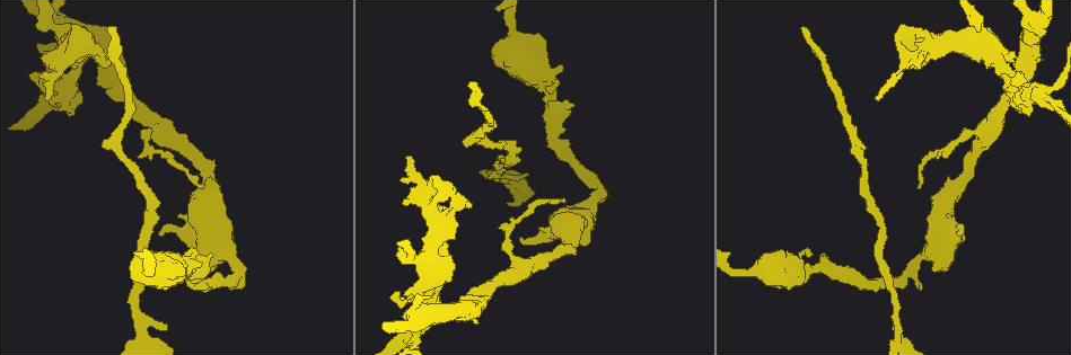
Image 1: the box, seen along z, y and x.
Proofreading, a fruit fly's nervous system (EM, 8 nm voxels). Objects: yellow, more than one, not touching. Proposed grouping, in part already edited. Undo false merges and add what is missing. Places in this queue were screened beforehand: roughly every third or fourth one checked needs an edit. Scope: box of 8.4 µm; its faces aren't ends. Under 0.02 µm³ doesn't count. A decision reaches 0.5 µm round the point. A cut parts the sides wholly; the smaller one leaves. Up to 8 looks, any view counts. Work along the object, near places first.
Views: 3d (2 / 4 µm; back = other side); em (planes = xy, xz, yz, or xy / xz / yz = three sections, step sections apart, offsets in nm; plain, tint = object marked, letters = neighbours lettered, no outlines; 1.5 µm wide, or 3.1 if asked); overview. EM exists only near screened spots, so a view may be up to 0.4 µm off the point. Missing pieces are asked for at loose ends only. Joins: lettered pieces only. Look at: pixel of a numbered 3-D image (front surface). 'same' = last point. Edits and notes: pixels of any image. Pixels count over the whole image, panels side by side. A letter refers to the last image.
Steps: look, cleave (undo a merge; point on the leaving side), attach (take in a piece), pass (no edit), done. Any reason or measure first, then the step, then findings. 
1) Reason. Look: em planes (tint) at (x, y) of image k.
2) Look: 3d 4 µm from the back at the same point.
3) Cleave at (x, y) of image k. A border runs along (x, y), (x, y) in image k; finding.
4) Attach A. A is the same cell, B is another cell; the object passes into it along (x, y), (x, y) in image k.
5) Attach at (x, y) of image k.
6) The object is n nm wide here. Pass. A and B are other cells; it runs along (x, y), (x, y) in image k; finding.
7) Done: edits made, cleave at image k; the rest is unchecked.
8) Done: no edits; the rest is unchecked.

Four-way junction. Look: 3d 4 µm at (77, 75) of image 1.

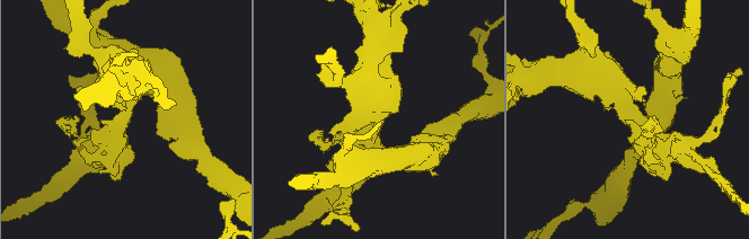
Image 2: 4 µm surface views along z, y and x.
4 arms meet here. Look: em xy step 4 (tint) at (633, 118) of image 2.

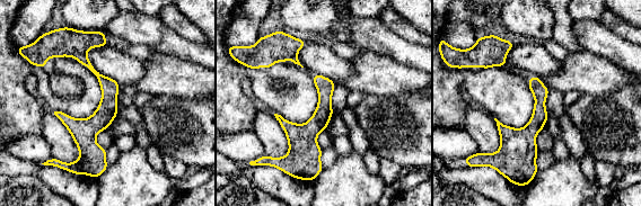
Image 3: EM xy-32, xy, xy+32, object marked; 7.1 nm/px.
Another direction. Look: em planes (letters) at the same point.

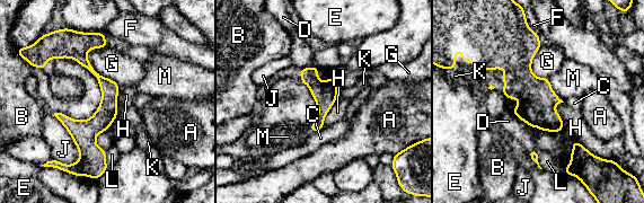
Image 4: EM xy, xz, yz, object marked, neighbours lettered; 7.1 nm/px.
The object is 150 nm wide here. Pass. A, B, C, D, E, F, G, H, J, K, L and M are other cells; a border runs along (561, 102), (555, 111), (563, 130) in image 4; one neuron here.

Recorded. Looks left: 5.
Thin end. Look: 3d 4 µm at (50, 98) of image 1.

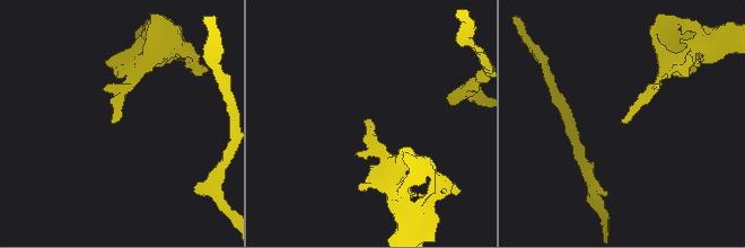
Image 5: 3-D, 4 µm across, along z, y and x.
Look: em planes (tint) at (370, 118) of image 5.

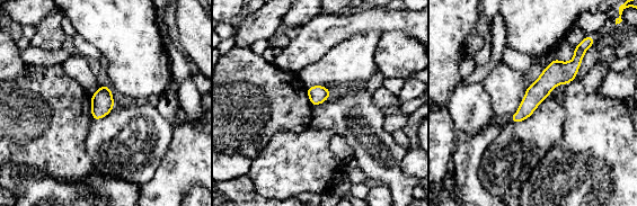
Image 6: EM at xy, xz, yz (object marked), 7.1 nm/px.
Look: em planes (letters) at the same point.

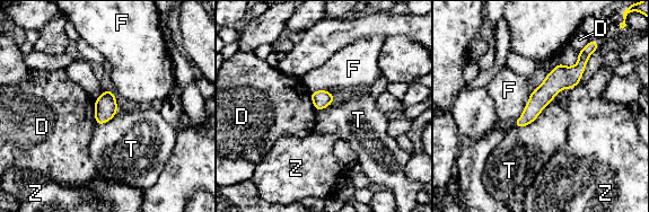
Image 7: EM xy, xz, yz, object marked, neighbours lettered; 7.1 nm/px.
Pass. D, F, T and Z are other cells; no lettered piece goes on from it.

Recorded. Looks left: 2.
Done: no edits; the rest is unchecked.

